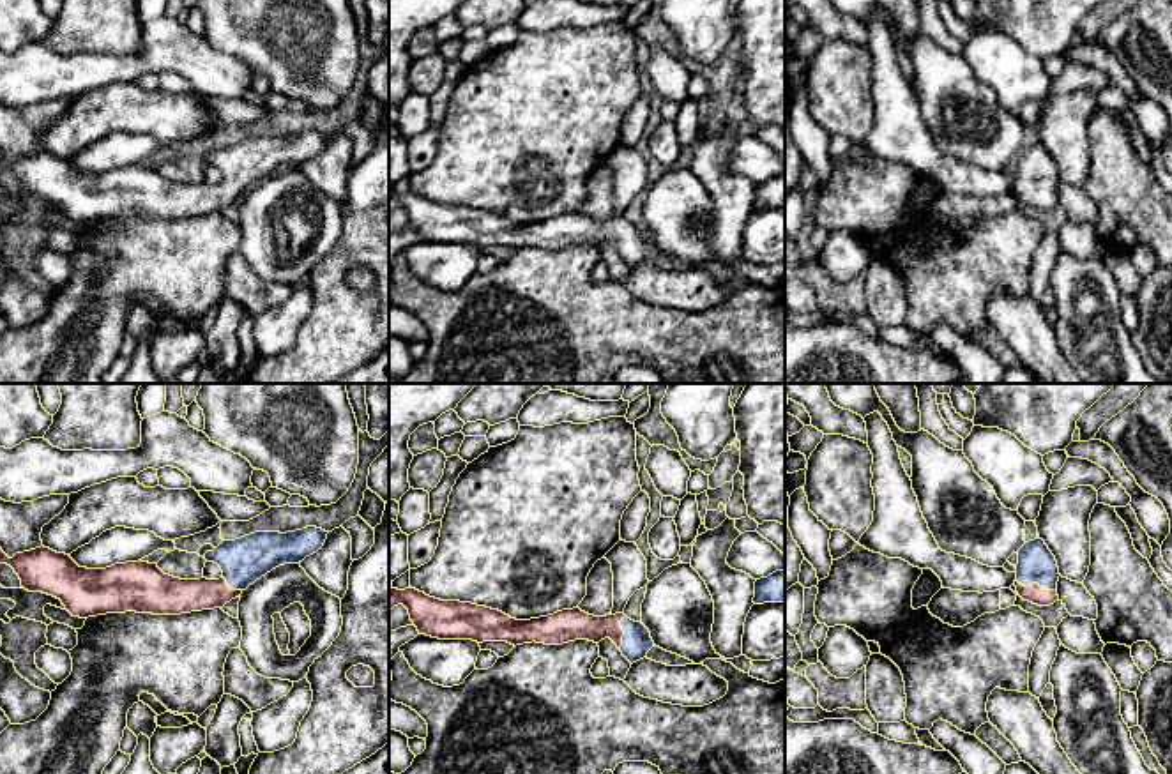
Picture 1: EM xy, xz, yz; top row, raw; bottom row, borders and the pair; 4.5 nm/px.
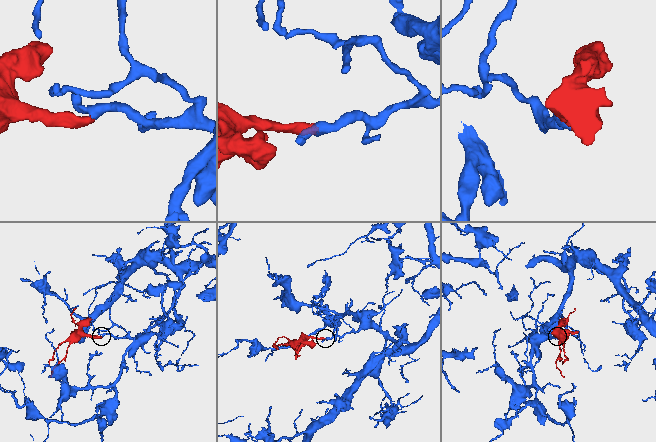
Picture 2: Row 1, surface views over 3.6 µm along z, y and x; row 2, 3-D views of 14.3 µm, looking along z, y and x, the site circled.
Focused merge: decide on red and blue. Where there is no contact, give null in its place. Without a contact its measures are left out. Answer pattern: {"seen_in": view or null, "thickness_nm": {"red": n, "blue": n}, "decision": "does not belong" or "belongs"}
{"seen_in": "yz", "thickness_nm": {"red": 90, "blue": 170}, "decision": "belongs"}

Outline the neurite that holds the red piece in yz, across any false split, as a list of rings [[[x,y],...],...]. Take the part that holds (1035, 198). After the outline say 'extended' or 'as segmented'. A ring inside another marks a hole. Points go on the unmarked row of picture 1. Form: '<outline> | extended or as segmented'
[[[1043,143],[1025,147],[1018,154],[1015,191],[1024,205],[1038,210],[1054,209],[1057,200],[1059,171],[1057,164]]] | extended

